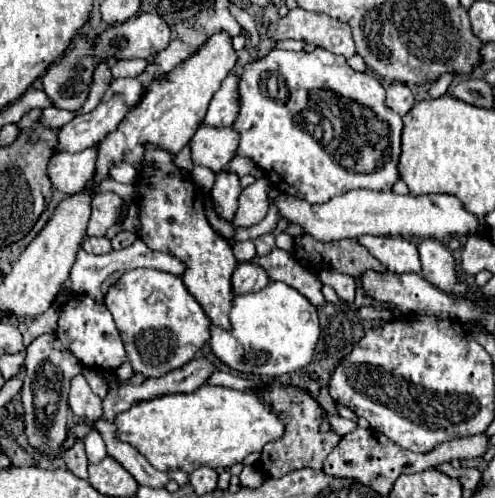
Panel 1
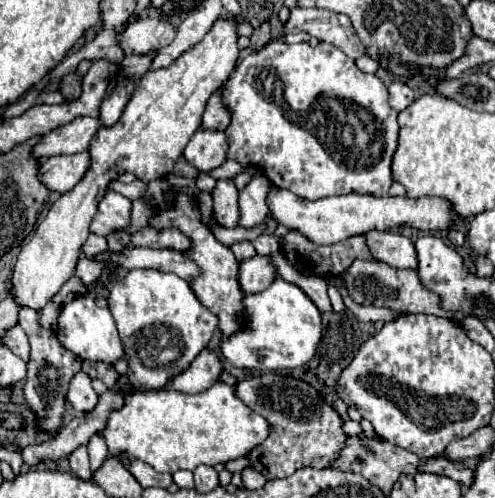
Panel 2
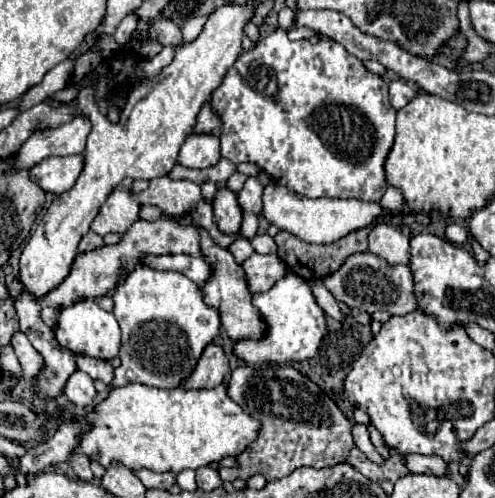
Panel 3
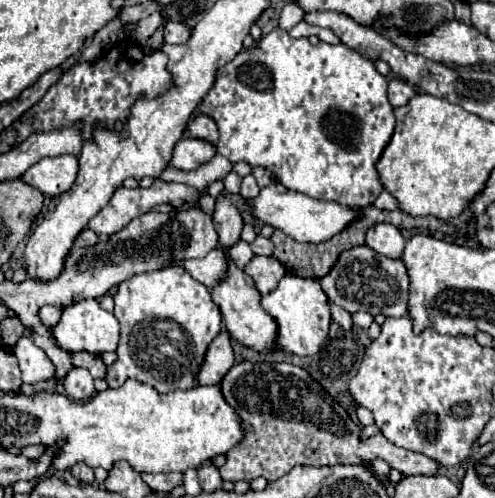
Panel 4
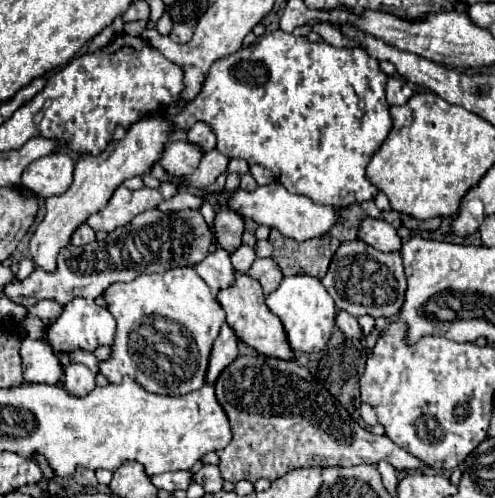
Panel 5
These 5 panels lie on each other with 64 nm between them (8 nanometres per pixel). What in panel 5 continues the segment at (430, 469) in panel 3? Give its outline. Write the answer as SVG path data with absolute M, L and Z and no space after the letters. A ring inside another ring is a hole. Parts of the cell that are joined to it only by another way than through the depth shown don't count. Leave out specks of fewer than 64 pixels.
M260 354L254 356L238 356L230 366L220 372L216 384L216 400L224 408L230 428L232 440L218 454L218 468L222 478L228 482L256 482L258 478L278 480L294 468L310 468L310 466L356 466L356 464L378 464L380 460L390 462L398 470L410 470L422 466L422 462L408 454L404 448L396 446L388 436L374 436L358 422L350 418L344 406L318 382L312 378L308 368L298 366L296 362L286 362L278 358L264 358Z

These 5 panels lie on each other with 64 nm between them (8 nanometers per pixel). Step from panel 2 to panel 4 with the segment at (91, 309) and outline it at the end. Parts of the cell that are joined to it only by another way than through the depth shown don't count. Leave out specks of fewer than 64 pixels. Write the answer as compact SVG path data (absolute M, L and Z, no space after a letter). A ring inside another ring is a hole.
M80 300L64 308L60 322L52 328L52 336L56 344L66 352L92 352L102 354L106 350L116 350L120 326L112 312L106 312L96 300Z

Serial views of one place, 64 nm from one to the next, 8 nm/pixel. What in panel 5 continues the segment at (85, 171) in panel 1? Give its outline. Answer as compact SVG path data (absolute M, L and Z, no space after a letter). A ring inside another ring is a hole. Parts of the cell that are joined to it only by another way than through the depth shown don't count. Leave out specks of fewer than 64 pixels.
M54 152L34 160L22 174L22 186L36 192L40 198L62 194L72 184L74 160L68 152Z

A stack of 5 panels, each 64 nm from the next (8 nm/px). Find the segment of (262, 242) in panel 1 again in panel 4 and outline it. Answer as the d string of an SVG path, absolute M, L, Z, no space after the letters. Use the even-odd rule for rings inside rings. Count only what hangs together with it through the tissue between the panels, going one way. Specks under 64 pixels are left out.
M256 236L256 240L250 246L252 246L254 254L262 254L262 256L272 256L272 252L274 252L274 244L270 242L270 238Z

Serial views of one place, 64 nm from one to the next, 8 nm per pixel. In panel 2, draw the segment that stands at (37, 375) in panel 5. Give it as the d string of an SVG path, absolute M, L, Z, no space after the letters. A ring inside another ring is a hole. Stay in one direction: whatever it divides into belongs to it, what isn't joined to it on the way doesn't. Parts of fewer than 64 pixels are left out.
M14 326L6 332L6 336L2 338L4 346L8 346L16 356L20 356L24 362L30 360L30 344L28 344L28 338L24 334L24 330L20 326Z

